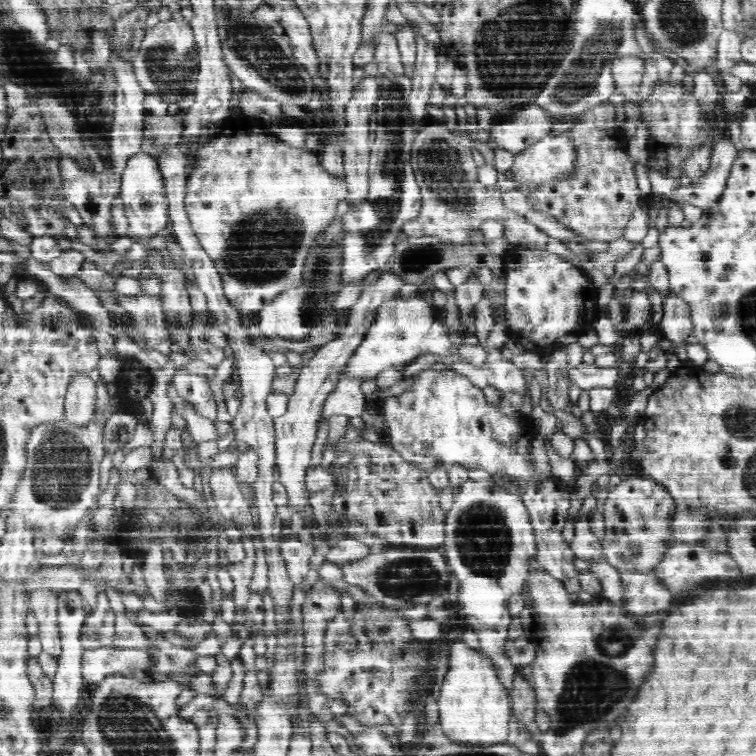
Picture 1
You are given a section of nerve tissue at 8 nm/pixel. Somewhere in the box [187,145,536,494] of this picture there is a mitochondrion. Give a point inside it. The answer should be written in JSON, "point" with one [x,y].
{"point":[260,248]}

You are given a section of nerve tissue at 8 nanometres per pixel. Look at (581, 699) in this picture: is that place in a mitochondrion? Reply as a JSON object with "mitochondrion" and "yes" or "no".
{"mitochondrion":"yes"}

